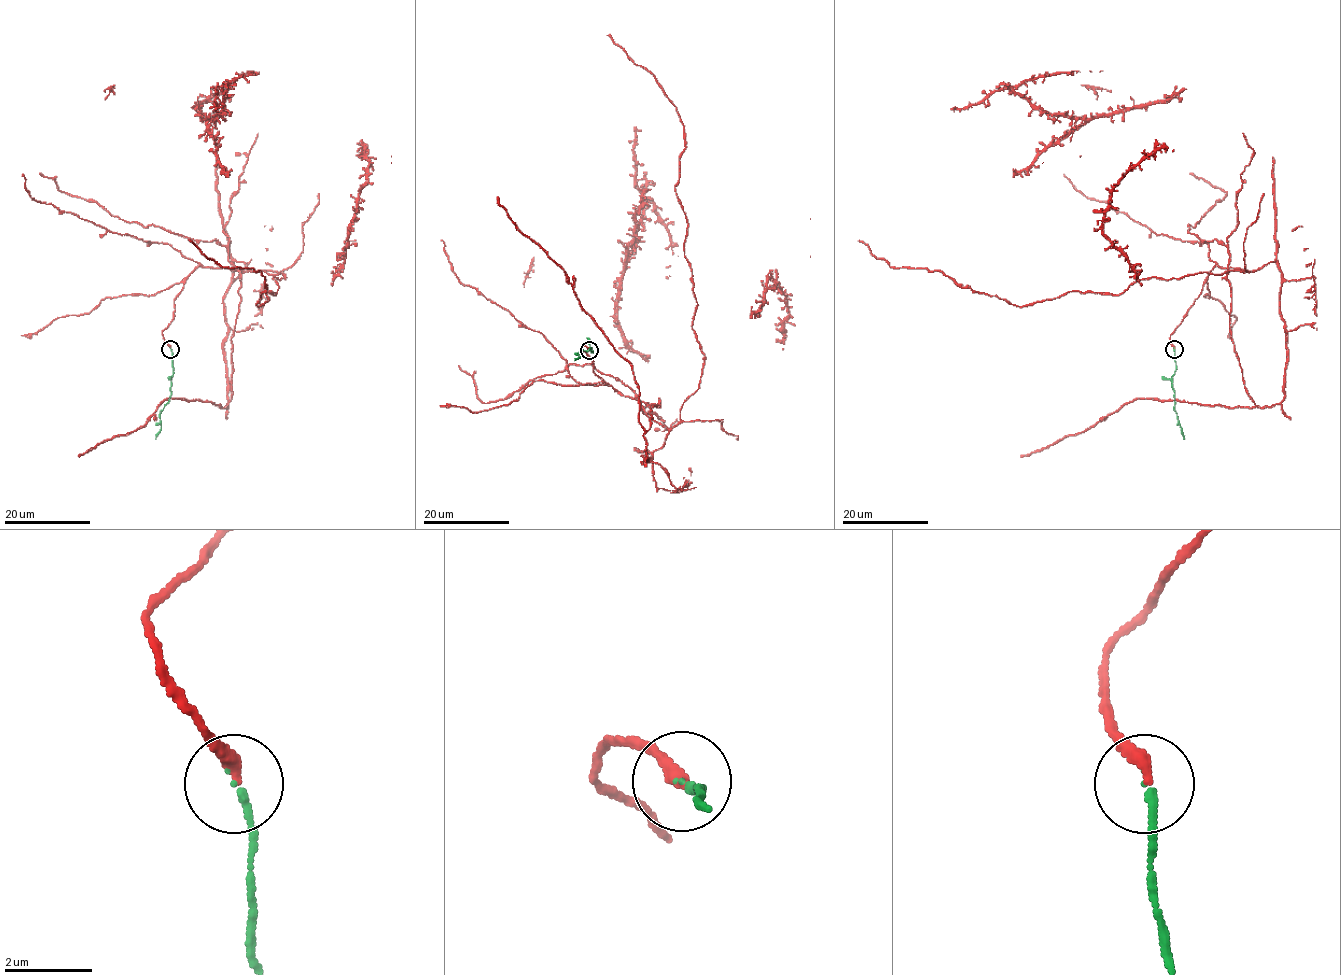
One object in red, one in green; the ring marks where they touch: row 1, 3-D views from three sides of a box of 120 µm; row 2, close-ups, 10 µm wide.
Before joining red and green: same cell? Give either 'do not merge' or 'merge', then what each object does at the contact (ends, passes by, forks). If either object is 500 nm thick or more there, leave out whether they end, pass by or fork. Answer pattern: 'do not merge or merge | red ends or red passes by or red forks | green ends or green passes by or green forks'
merge | red ends | green ends

